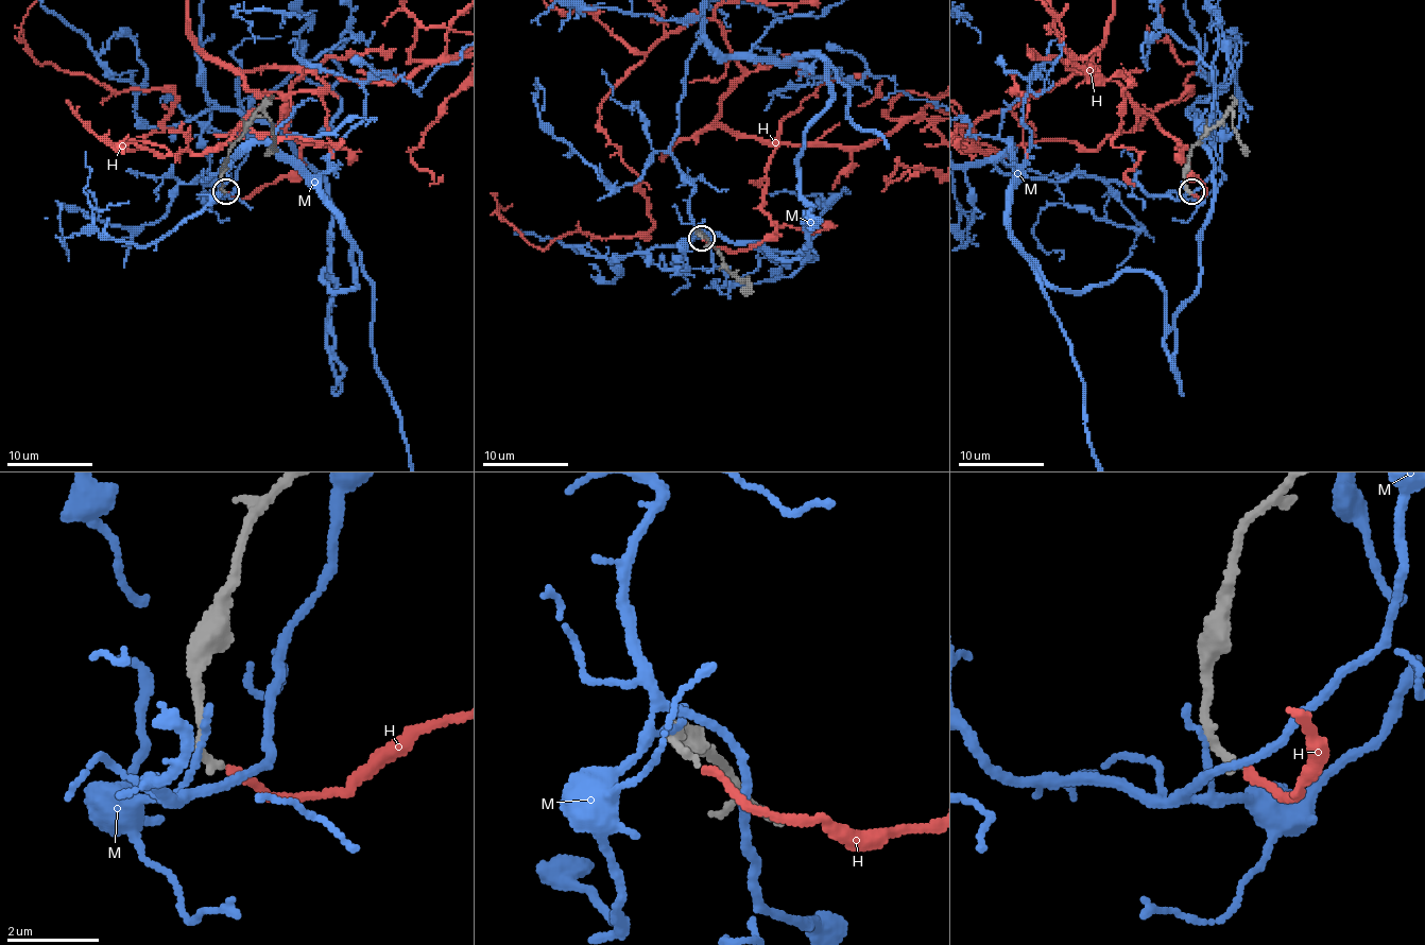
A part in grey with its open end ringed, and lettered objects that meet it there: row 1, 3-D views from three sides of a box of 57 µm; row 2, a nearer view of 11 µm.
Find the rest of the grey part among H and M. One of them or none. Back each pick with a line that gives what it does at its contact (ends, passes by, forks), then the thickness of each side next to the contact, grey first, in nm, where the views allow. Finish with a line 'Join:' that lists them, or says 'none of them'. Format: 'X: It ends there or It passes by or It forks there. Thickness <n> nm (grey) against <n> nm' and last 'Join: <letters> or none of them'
H: It ends there. Thickness 170 nm (grey) against 150 nm
Join: H

